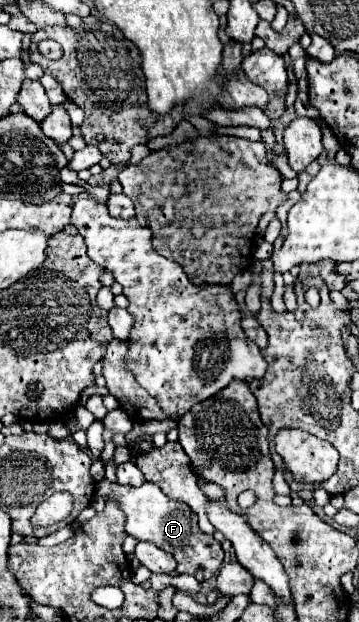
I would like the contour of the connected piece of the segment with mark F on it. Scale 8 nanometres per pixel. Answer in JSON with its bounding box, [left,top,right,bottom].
[96,480,224,582]

